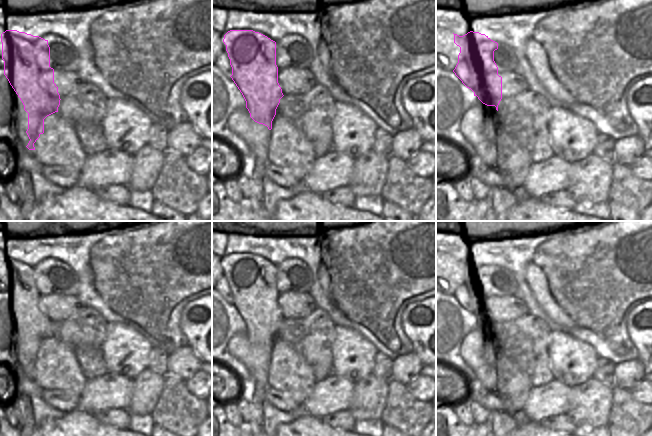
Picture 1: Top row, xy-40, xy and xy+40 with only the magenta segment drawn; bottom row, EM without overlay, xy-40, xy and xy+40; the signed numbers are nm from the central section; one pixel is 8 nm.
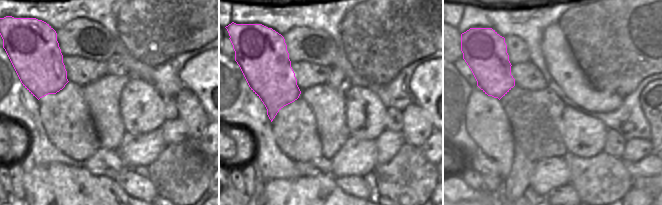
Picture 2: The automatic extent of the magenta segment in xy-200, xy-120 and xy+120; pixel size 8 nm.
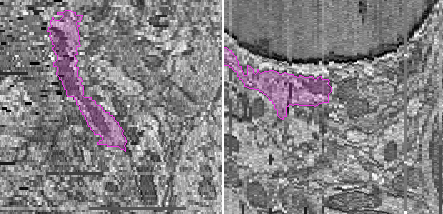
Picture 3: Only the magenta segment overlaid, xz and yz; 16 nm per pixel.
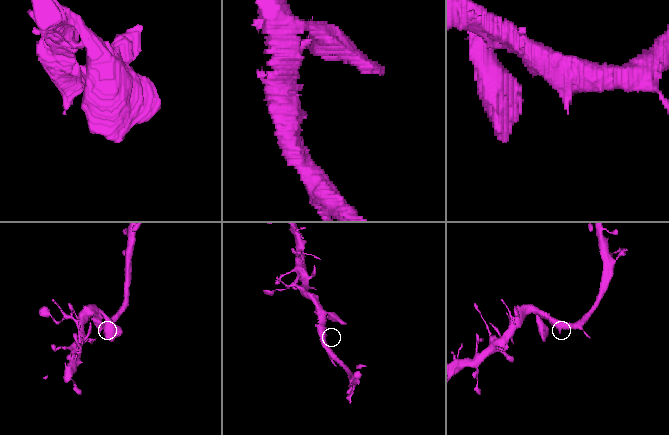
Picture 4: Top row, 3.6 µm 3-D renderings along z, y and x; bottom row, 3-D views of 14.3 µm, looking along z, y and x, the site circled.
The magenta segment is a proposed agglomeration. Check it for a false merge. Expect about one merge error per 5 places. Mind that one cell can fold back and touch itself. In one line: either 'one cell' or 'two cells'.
one cell

